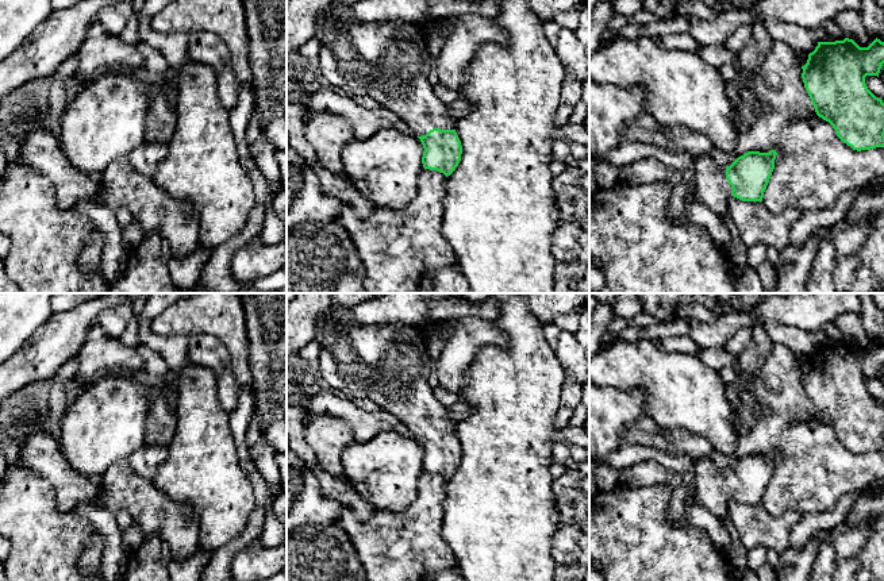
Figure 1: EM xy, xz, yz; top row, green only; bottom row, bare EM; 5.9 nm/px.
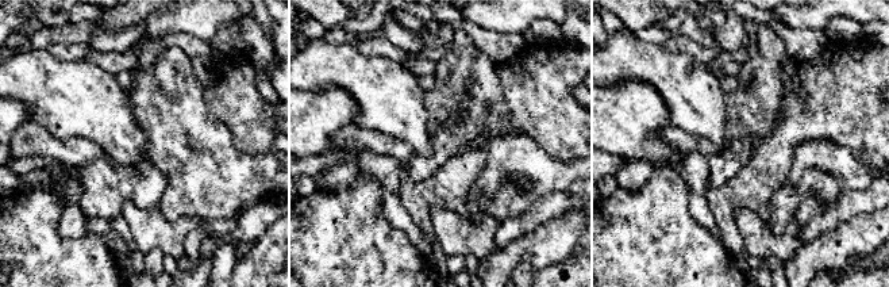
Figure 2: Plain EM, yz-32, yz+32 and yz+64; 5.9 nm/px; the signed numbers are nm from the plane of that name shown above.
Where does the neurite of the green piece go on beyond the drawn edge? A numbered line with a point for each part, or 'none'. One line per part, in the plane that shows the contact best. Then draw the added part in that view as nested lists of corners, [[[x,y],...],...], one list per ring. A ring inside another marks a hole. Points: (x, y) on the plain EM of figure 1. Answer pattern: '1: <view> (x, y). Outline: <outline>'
1: xz (388, 364). Outline: [[[330,308],[316,323],[315,338],[322,347],[319,372],[331,390],[349,399],[369,399],[403,422],[414,438],[423,439],[433,431],[456,432],[449,408],[442,405],[431,386],[431,359],[422,328],[401,323],[354,323],[350,308]]]

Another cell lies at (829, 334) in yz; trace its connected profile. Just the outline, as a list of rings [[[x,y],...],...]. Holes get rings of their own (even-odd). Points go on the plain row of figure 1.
[[[834,322],[826,323],[816,334],[816,342],[818,345],[835,345],[835,343],[843,343],[846,338],[841,332],[841,330],[837,327]]]

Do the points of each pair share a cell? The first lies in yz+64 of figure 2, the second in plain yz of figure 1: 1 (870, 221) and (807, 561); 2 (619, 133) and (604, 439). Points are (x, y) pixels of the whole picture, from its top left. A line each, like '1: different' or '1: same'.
1: same
2: same

